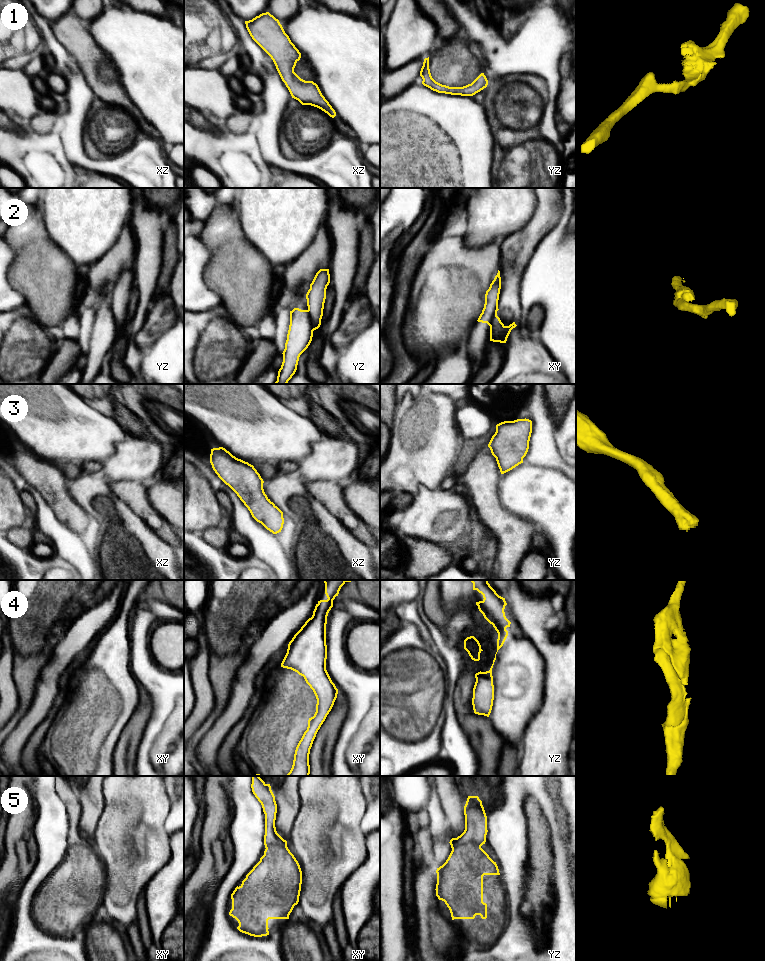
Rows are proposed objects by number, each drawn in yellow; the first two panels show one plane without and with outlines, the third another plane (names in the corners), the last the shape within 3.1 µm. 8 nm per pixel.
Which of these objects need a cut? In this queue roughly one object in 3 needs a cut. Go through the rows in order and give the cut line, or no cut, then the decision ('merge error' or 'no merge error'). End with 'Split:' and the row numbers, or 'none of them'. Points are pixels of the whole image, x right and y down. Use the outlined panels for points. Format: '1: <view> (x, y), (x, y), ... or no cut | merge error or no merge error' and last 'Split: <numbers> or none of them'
1: no cut | no merge error
2: yz (307, 310), (313, 330) | merge error
3: no cut | no merge error
4: no cut | no merge error
5: no cut | no merge error
Split: 2

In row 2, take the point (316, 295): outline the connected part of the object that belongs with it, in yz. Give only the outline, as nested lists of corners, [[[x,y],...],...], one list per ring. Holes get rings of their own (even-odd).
[[[320,269],[306,294],[308,312],[311,318],[313,330],[321,325],[324,303],[326,299],[326,289],[330,283],[329,269]]]

